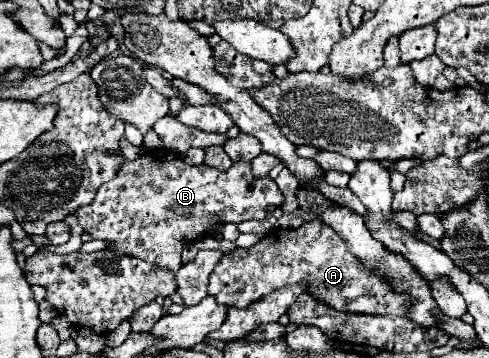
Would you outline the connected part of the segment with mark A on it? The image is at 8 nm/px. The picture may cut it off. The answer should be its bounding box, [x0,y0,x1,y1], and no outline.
[208,220,408,316]

